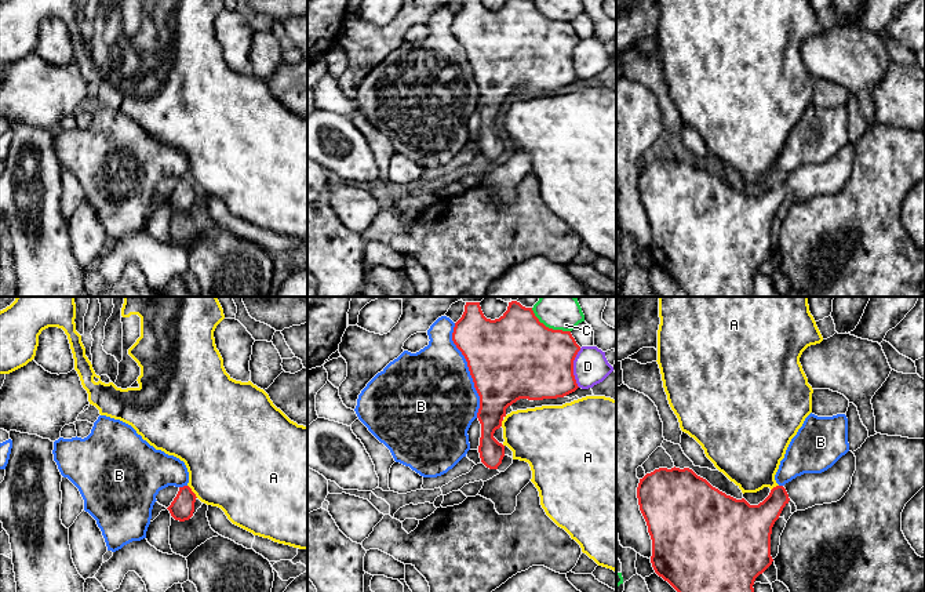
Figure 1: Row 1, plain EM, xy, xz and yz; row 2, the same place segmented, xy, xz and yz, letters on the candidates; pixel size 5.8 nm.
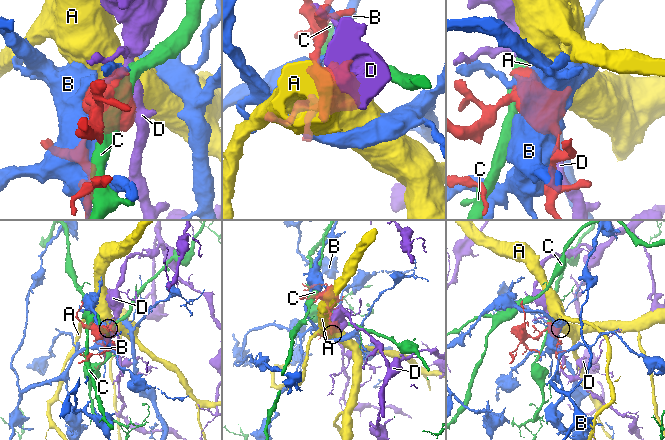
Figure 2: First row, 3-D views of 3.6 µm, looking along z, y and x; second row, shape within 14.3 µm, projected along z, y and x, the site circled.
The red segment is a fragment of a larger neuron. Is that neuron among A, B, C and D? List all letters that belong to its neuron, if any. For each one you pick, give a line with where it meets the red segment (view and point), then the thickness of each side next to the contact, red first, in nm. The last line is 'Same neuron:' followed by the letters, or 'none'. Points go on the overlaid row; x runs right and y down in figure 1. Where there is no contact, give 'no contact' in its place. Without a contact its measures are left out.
Same neuron: none

